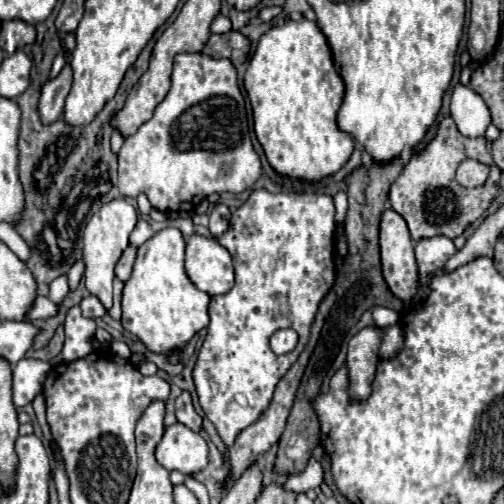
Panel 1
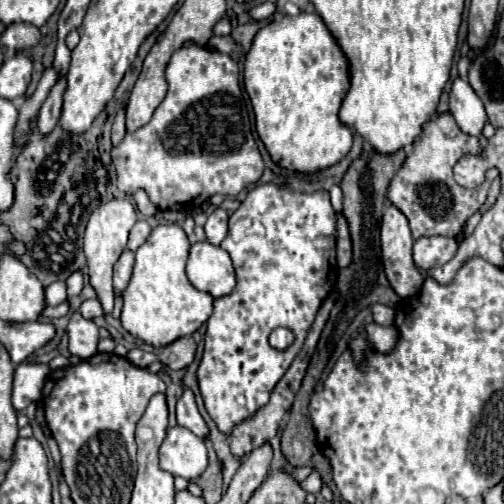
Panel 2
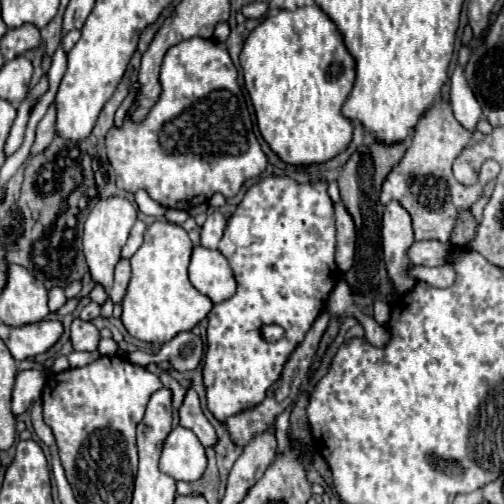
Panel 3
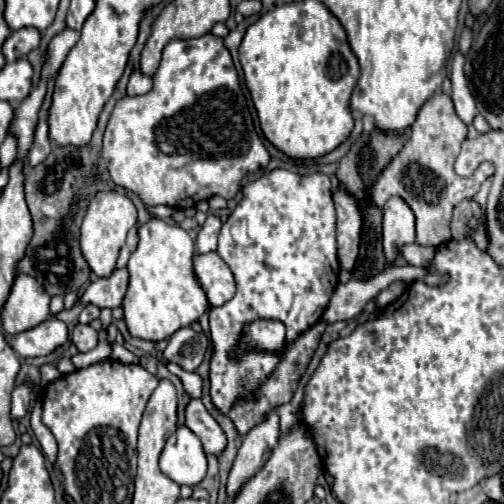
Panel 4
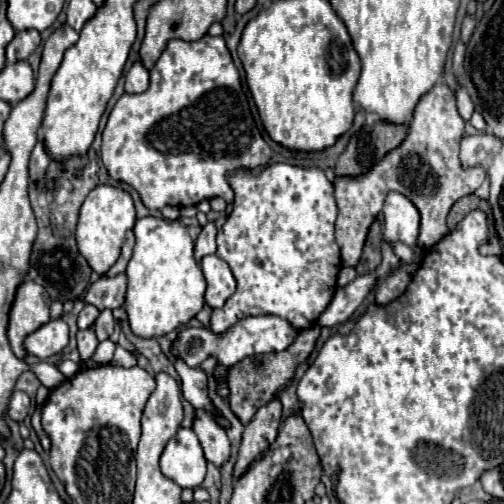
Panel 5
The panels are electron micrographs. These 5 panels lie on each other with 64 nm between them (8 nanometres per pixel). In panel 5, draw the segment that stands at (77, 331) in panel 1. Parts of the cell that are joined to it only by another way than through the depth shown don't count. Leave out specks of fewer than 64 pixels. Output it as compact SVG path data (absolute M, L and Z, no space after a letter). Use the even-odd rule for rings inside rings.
M88 328L88 330L80 330L76 338L78 338L78 352L80 352L82 362L90 362L96 352L96 346L98 346L96 334Z

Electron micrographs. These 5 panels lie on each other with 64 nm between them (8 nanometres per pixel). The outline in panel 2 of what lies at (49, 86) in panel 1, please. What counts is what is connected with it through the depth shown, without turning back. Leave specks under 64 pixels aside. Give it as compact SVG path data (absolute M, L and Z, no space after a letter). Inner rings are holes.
M60 78L60 80L54 84L54 88L50 90L46 102L42 104L42 108L40 108L40 112L38 112L38 132L40 132L42 136L48 136L48 134L56 128L56 124L58 124L58 120L60 120L64 80L66 80L66 78Z

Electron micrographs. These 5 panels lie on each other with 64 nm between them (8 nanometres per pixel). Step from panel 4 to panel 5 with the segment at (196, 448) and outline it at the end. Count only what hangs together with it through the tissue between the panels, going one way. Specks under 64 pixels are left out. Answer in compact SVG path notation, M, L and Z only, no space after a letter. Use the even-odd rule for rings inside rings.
M180 428L166 444L160 458L162 474L180 488L196 488L206 476L206 460L198 436L190 428Z

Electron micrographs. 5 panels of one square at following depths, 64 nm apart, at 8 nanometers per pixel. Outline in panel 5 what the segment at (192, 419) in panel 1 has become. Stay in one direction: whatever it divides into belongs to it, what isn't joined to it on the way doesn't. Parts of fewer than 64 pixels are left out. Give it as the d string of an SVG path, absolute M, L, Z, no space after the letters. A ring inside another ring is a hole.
M196 412L194 432L202 444L206 460L212 462L216 468L224 466L230 458L230 440L226 432L220 432L220 428L216 428L216 424L208 420L208 416L200 416L200 412Z

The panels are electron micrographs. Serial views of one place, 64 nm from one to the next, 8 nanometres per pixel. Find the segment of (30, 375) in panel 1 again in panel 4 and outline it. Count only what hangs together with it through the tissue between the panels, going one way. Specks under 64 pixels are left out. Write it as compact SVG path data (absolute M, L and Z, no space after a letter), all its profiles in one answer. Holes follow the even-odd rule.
M30 384L14 388L14 392L12 392L12 418L20 420L22 416L26 416L28 406L30 406L30 394L32 394L32 390L38 392L40 388L32 388Z

